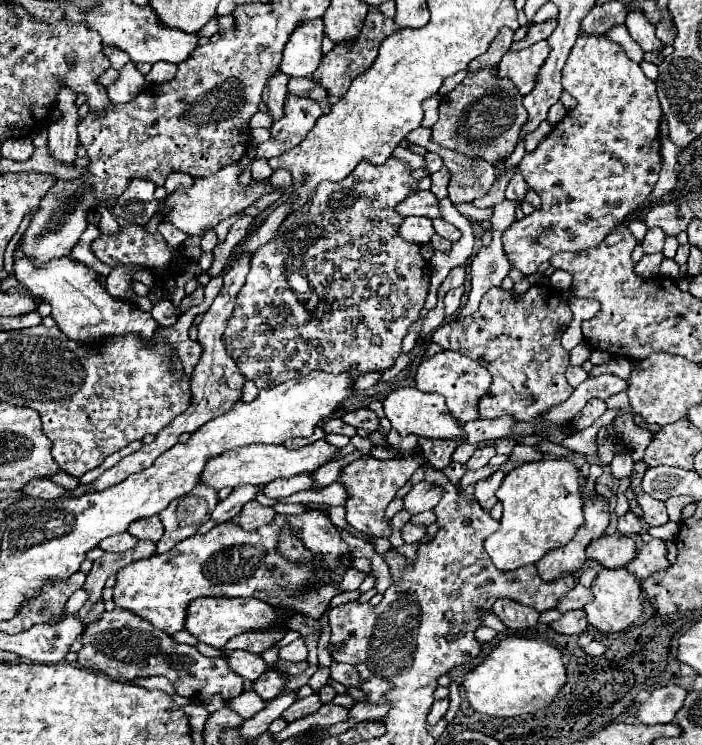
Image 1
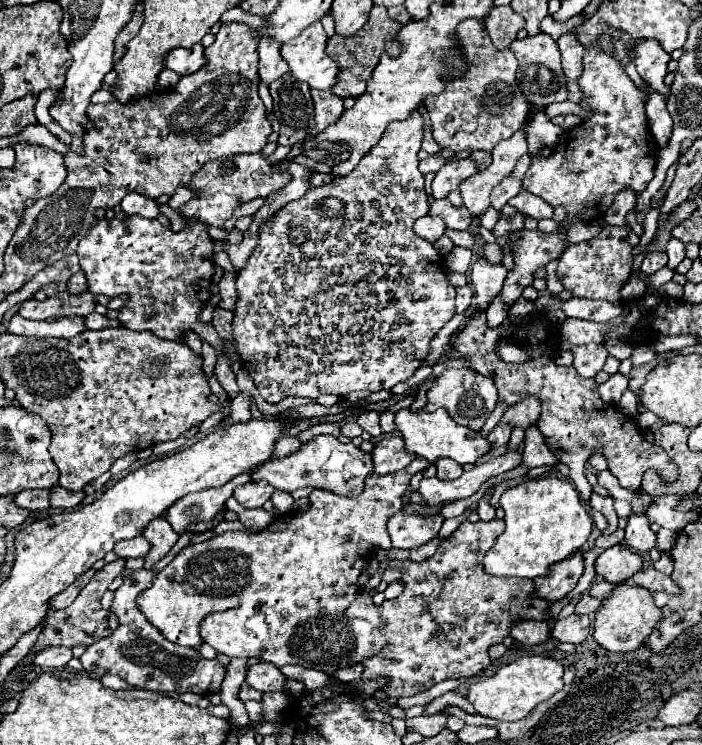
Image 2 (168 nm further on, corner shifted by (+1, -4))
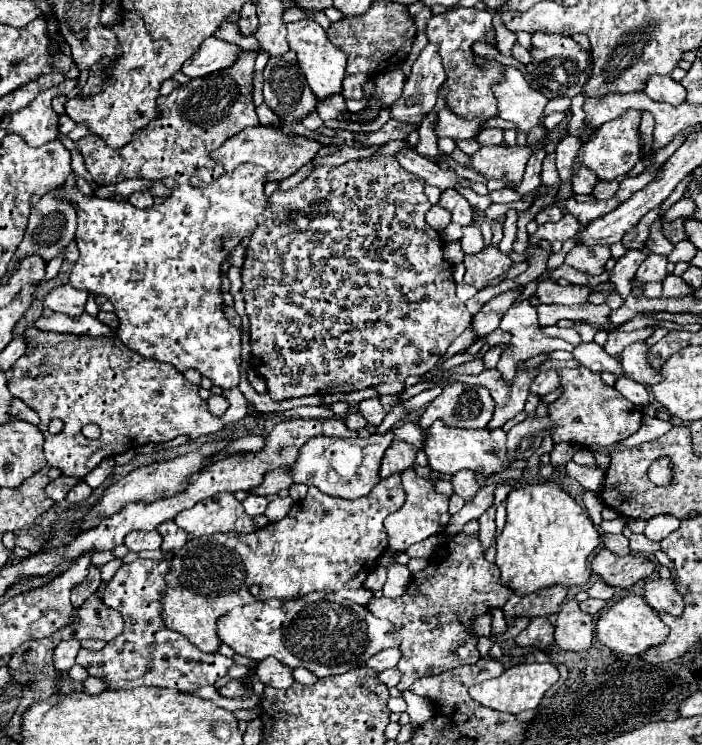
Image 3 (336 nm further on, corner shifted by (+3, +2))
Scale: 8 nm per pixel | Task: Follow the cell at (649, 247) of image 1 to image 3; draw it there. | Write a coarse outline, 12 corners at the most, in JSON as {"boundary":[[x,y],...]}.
{"boundary":[[651,254],[637,270],[639,282],[663,282],[667,256]]}

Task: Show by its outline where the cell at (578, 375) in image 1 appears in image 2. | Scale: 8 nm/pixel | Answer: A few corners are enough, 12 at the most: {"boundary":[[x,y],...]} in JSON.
{"boundary":[[561,338],[561,348],[573,352],[575,370],[593,378],[609,352],[603,344],[573,346]]}

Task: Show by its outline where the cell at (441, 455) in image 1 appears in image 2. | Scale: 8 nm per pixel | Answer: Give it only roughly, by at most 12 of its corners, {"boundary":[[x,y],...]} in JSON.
{"boundary":[[439,460],[437,478],[455,480],[463,474],[463,466],[453,460]]}

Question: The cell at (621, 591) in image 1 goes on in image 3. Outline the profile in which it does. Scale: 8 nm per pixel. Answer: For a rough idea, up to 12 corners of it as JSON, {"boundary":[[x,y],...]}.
{"boundary":[[637,594],[597,618],[597,638],[639,656],[661,644],[669,626]]}

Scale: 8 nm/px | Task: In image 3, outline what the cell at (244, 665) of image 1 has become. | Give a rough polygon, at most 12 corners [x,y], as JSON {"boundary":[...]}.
{"boundary":[[275,658],[257,662],[257,678],[265,686],[289,688],[291,668]]}

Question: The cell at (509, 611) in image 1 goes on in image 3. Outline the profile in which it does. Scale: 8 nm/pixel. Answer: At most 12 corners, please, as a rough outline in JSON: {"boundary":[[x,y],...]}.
{"boundary":[[533,618],[515,638],[519,646],[545,648],[553,642],[553,624]]}

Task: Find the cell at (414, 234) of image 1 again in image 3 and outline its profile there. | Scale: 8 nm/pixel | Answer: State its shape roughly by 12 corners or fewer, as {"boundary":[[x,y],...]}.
{"boundary":[[433,206],[427,212],[427,224],[441,232],[451,222],[451,214]]}

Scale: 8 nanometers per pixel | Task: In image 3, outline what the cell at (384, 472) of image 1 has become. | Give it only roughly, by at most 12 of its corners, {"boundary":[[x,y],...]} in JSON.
{"boundary":[[401,474],[359,500],[311,486],[281,522],[191,538],[161,618],[201,652],[235,606],[315,590],[365,606]]}

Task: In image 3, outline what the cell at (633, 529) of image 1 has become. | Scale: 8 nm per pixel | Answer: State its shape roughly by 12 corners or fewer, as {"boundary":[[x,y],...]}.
{"boundary":[[631,534],[633,554],[649,556],[659,550],[659,542],[645,534]]}

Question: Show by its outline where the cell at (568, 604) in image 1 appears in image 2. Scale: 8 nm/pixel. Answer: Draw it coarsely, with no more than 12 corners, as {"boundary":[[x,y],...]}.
{"boundary":[[585,594],[575,614],[595,614],[601,606],[597,598]]}

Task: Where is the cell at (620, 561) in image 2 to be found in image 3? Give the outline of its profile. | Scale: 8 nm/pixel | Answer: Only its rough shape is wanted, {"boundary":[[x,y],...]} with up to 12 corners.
{"boundary":[[601,548],[591,570],[615,588],[649,578],[655,564],[641,554]]}

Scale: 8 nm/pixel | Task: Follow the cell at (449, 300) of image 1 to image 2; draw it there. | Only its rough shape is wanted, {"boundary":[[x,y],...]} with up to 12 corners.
{"boundary":[[469,286],[457,288],[457,312],[471,306],[473,290]]}

